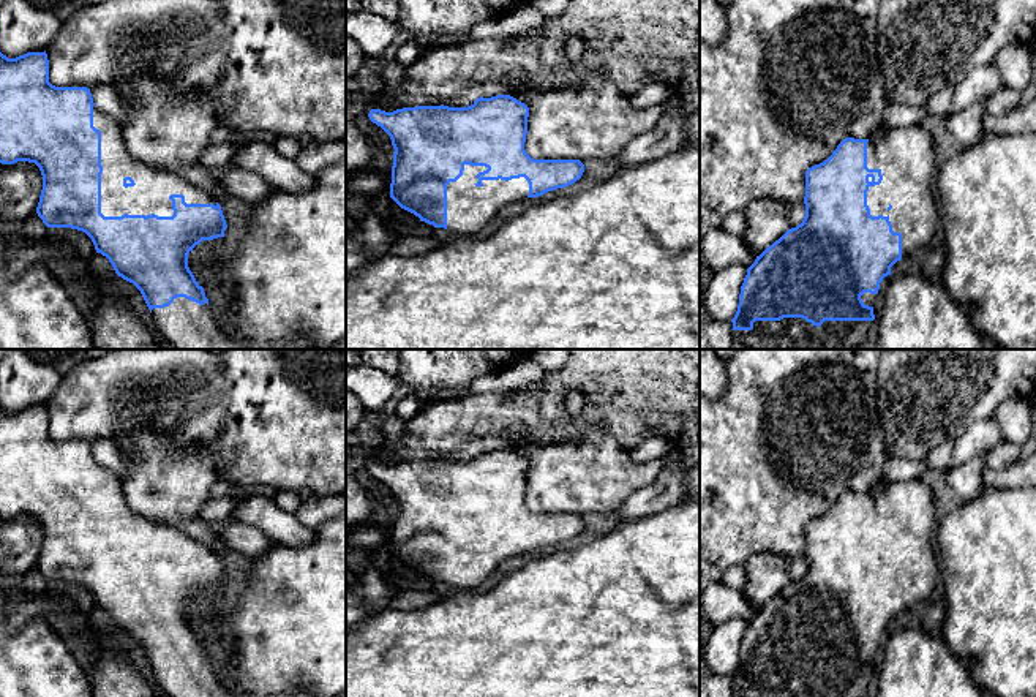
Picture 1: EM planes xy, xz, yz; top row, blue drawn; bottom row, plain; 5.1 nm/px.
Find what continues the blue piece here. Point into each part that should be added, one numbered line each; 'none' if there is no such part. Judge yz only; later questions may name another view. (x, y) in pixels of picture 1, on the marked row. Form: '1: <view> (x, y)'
1: yz (905, 155)

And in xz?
1: xz (469, 209)

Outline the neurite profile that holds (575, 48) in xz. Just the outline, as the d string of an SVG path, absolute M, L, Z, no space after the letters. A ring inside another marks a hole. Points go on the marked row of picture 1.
M570 35L565 40L565 57L567 60L575 65L581 62L586 55L586 43L580 35Z

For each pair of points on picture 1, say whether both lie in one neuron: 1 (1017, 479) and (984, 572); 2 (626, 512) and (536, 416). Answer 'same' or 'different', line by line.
1: different
2: different

